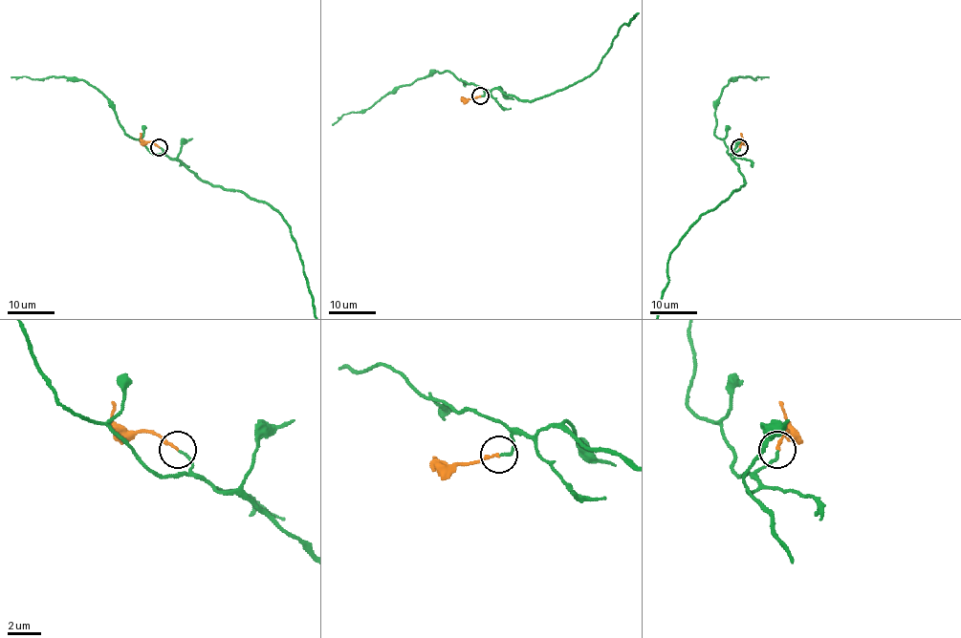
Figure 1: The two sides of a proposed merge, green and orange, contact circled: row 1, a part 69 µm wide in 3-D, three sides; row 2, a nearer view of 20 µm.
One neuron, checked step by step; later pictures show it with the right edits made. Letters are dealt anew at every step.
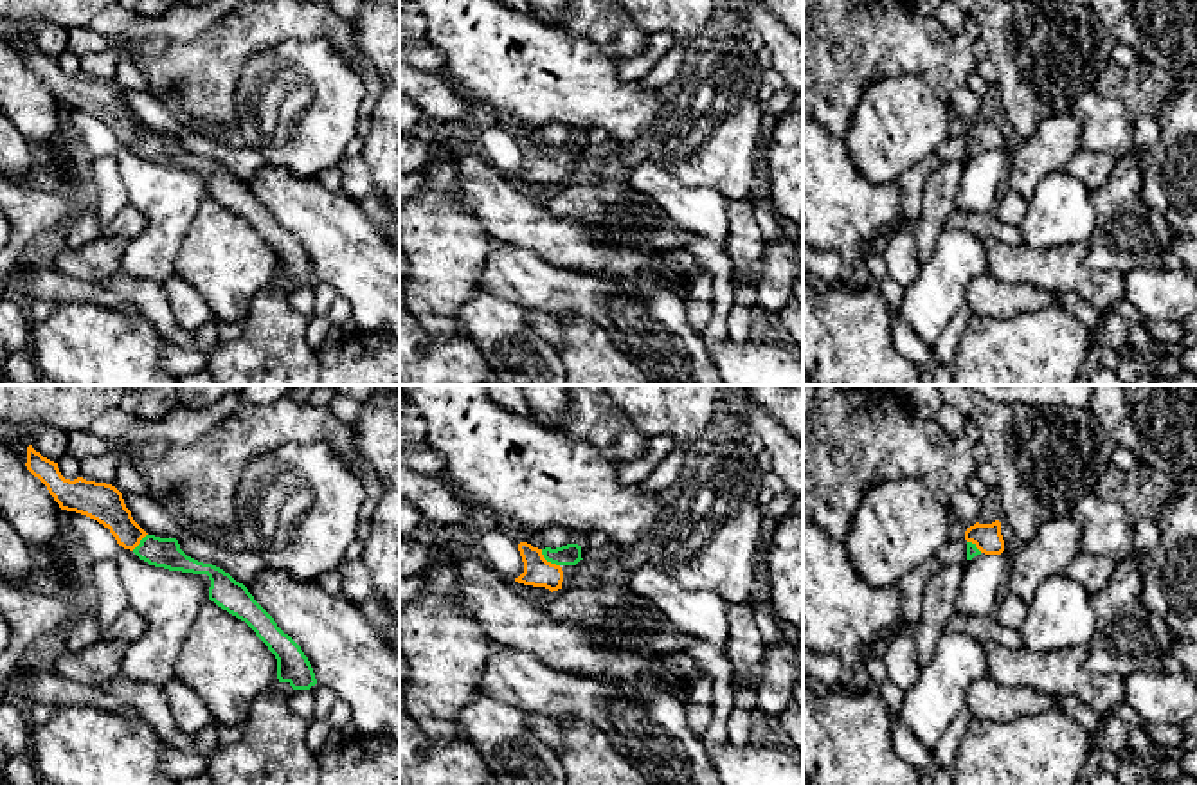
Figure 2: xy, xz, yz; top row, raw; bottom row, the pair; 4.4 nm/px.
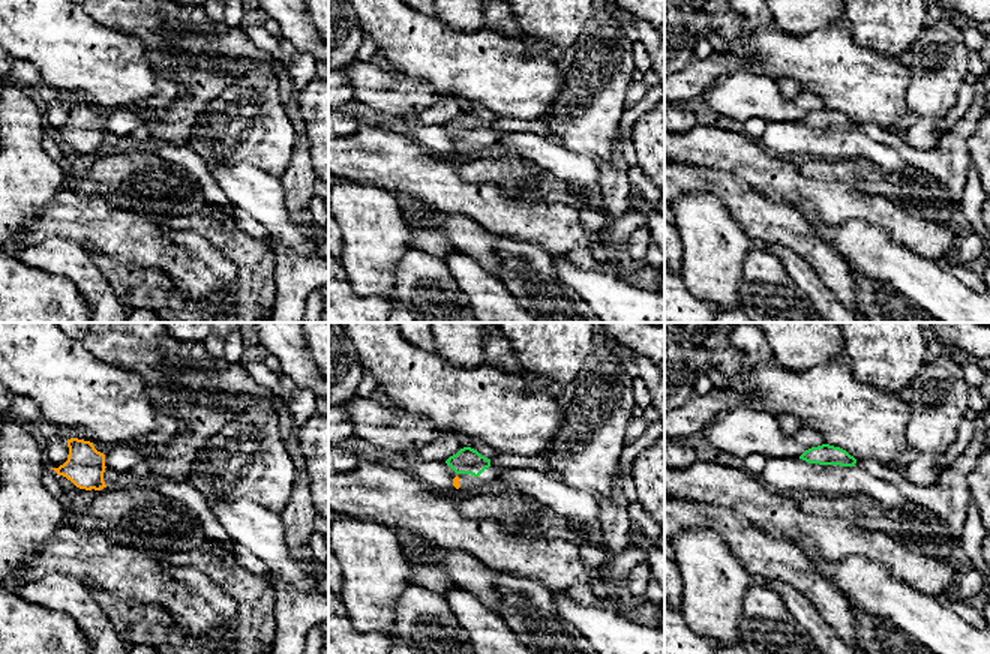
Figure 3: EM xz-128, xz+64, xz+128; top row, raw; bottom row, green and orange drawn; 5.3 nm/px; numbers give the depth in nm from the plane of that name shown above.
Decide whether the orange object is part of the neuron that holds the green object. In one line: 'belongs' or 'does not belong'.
belongs

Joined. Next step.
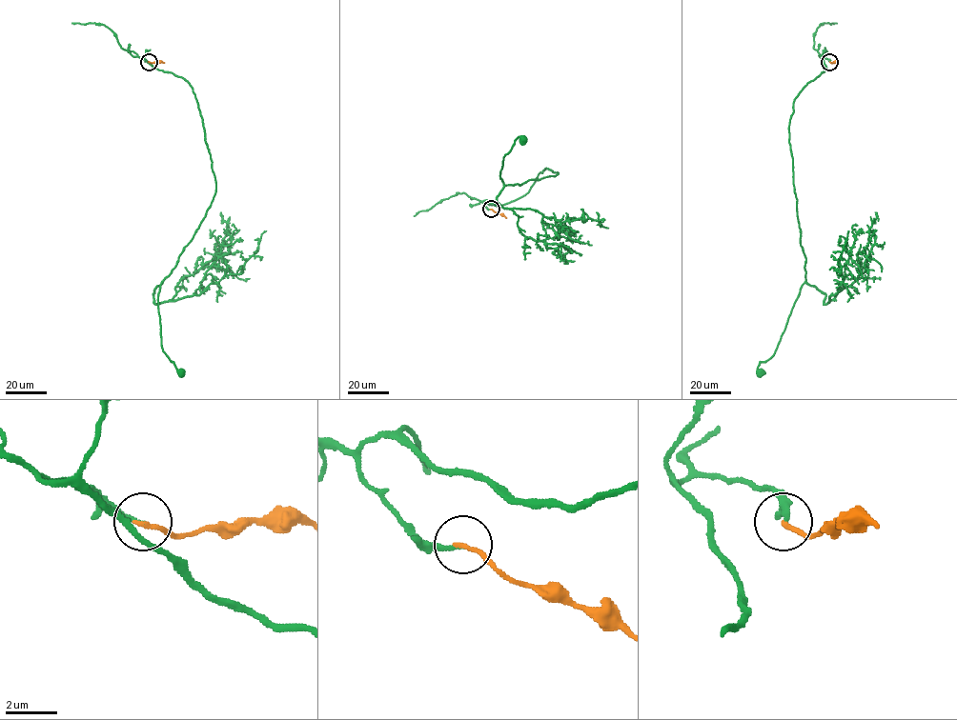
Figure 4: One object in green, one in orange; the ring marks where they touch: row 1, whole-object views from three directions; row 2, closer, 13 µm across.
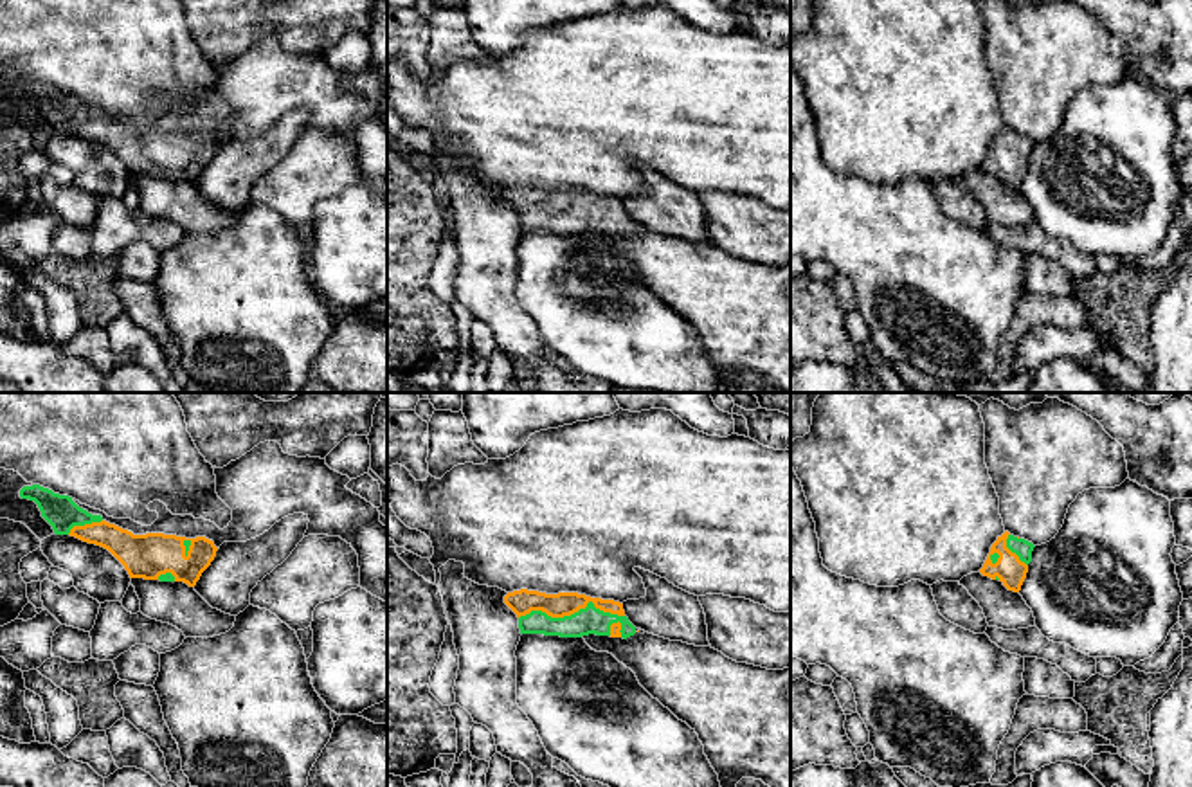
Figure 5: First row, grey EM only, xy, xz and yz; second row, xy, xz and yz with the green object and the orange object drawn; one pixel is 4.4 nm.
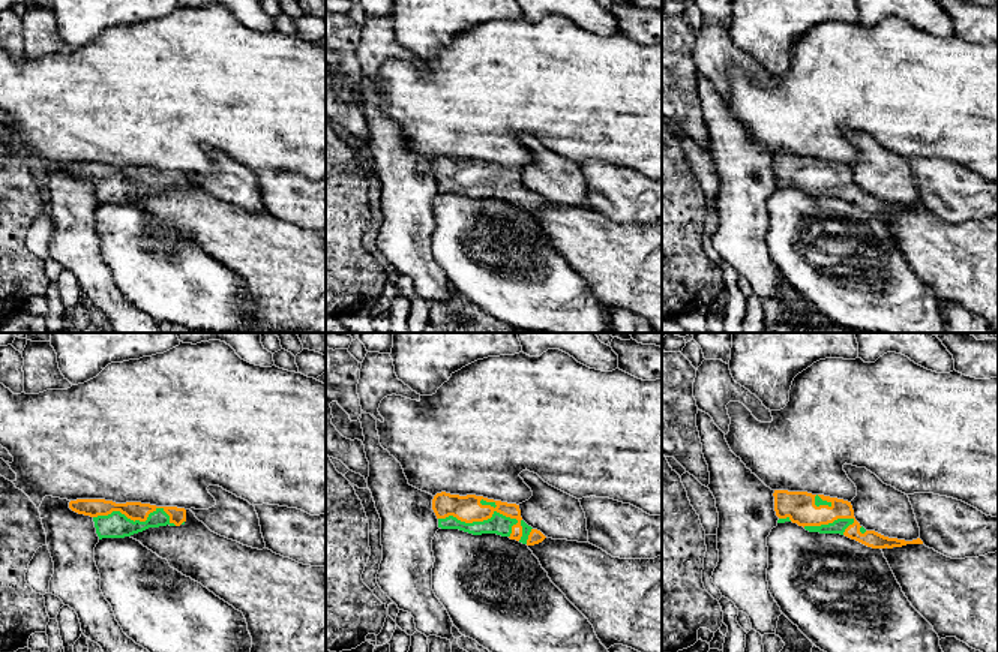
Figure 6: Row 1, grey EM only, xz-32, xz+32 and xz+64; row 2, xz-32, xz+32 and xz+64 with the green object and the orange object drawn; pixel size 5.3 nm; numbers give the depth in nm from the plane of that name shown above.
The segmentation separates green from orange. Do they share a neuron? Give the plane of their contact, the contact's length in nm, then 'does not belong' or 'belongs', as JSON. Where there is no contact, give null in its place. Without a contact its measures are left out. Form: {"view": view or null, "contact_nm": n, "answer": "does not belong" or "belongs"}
{"view": "xz", "contact_nm": 480, "answer": "belongs"}

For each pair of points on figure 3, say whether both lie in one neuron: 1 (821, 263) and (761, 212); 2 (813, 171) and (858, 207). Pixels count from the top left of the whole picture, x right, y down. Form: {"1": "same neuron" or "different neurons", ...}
{"1": "same neuron", "2": "different neurons"}

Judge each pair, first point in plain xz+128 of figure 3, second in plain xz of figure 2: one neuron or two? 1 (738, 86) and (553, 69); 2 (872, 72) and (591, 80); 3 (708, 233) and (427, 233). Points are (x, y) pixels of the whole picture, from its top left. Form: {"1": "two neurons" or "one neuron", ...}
{"1": "two neurons", "2": "one neuron", "3": "one neuron"}

